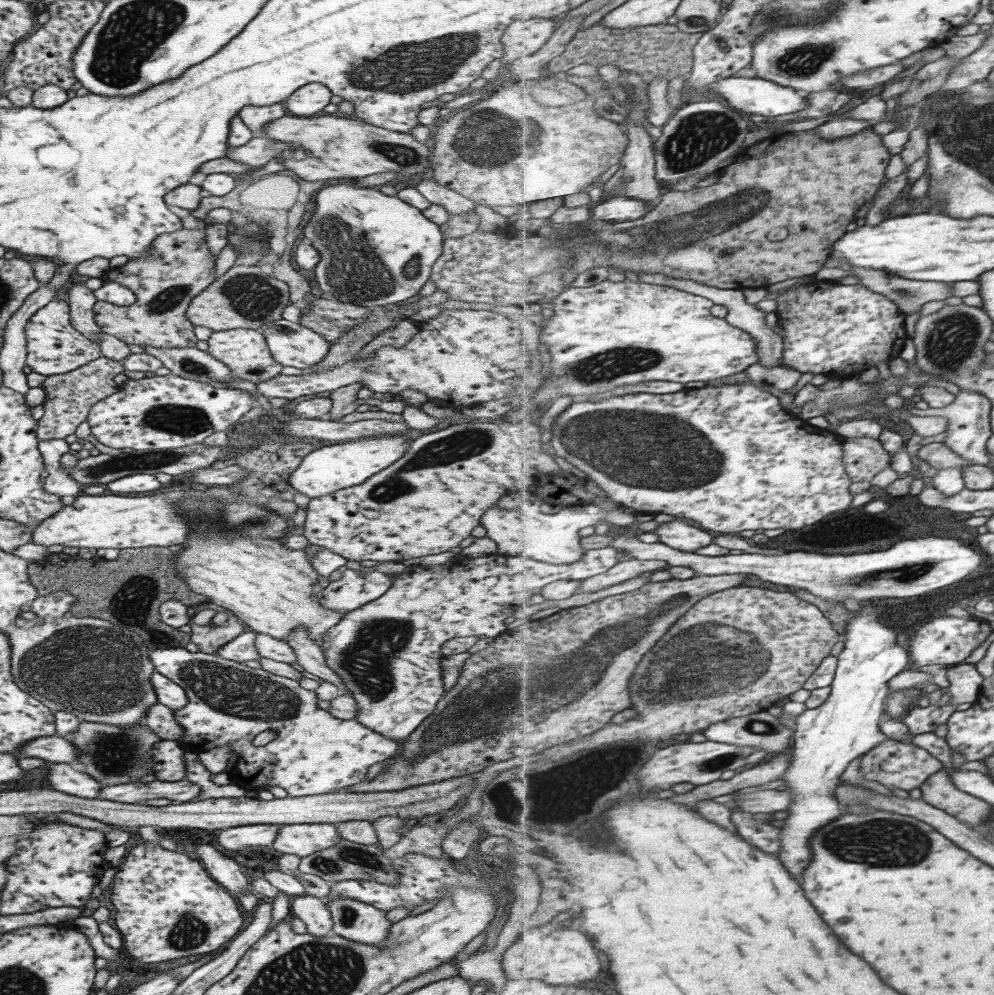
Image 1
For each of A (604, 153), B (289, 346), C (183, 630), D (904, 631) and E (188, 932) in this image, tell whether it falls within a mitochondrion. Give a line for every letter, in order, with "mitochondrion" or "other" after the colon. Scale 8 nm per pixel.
A: other
B: other
C: other
D: other
E: mitochondrion

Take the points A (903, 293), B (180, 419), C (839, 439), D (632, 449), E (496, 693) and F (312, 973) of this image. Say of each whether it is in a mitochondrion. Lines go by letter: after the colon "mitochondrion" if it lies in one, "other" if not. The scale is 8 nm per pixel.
A: mitochondrion
B: mitochondrion
C: other
D: mitochondrion
E: mitochondrion
F: mitochondrion

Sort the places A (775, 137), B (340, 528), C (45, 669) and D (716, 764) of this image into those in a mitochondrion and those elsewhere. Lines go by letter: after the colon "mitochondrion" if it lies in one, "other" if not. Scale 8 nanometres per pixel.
A: other
B: other
C: mitochondrion
D: mitochondrion

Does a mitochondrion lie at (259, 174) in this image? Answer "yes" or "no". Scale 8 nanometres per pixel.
no

